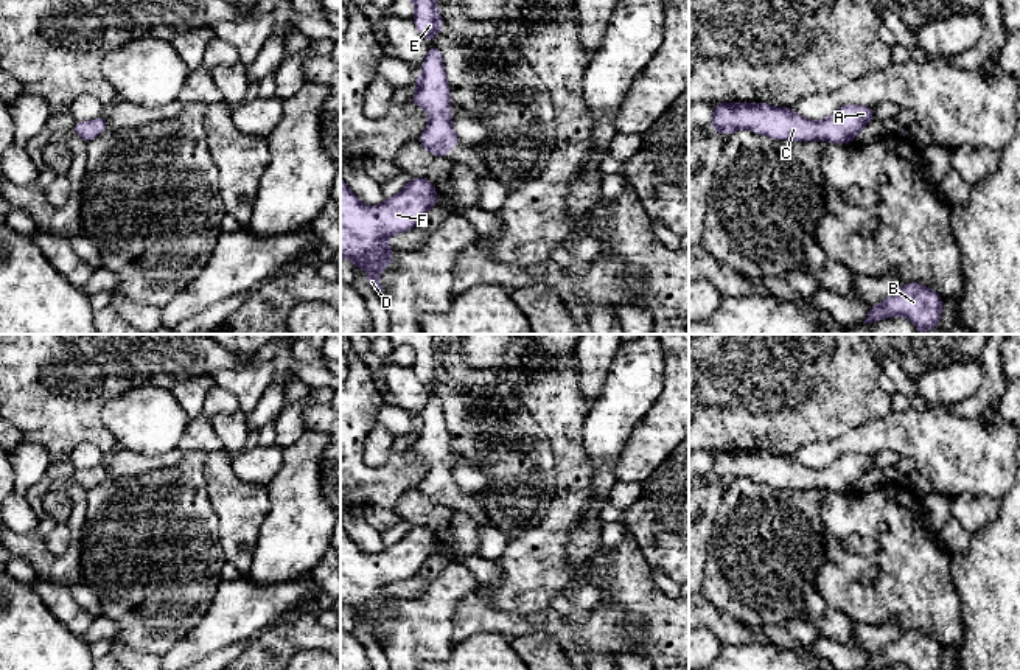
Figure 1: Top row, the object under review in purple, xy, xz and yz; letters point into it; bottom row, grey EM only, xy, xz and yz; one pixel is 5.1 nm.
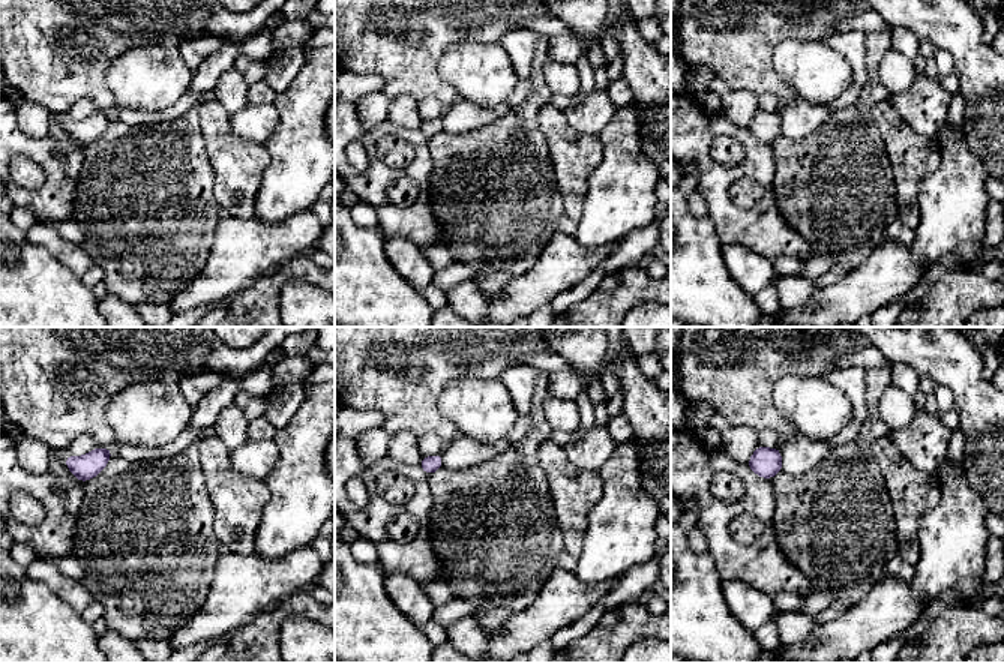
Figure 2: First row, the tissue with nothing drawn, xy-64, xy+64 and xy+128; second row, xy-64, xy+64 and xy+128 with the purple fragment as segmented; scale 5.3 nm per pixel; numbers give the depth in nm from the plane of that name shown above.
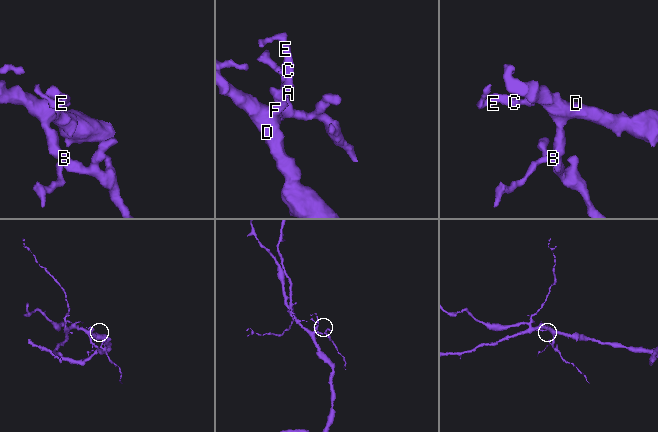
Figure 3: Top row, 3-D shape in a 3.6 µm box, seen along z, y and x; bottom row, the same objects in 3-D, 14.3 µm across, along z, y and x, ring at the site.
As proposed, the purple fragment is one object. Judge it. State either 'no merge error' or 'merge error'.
no merge error

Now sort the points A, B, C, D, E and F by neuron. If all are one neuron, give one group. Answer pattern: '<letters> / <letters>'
A B C D E F

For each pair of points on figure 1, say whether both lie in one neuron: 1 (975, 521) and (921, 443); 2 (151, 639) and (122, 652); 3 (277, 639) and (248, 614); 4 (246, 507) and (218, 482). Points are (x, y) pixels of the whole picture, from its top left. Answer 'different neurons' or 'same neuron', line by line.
1: different neurons
2: different neurons
3: different neurons
4: same neuron

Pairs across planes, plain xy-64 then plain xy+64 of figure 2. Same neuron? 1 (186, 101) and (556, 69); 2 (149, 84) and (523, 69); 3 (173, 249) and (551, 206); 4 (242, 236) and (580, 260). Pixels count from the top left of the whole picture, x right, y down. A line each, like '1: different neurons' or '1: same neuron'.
1: different neurons
2: different neurons
3: same neuron
4: same neuron

